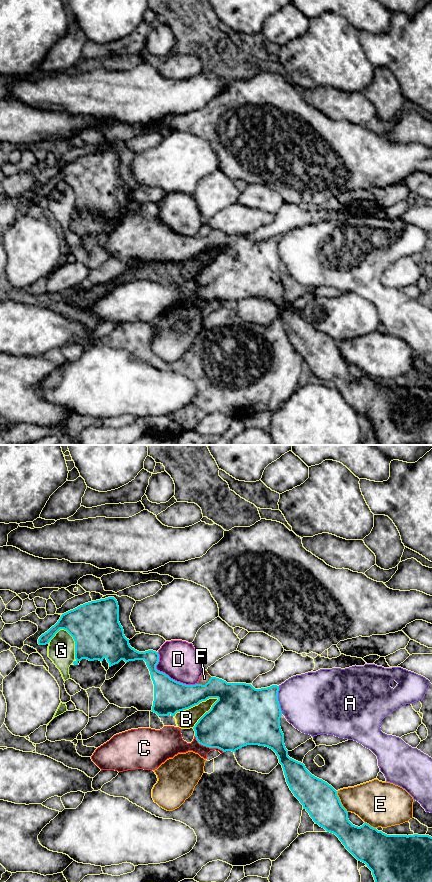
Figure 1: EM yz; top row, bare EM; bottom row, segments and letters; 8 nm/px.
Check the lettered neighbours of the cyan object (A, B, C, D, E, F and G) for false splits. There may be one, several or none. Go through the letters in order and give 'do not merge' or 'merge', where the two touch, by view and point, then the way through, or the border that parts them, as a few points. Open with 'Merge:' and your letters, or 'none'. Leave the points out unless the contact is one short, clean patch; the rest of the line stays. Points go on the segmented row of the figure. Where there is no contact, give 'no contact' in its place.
Merge: none
A: do not merge | yz (277, 700)
B: do not merge | yz (195, 704)
C: do not merge | yz (208, 746)
D: do not merge | yz (168, 676)
E: do not merge | yz (340, 802)
F: do not merge | yz (205, 684)
G: do not merge | yz (75, 642)

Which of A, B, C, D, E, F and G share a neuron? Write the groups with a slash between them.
A / B / C / D / E / F / G

